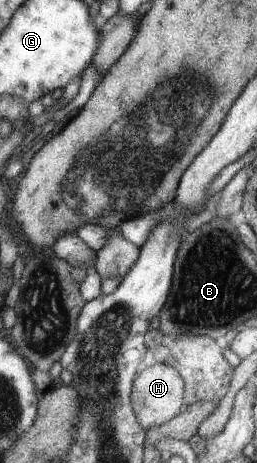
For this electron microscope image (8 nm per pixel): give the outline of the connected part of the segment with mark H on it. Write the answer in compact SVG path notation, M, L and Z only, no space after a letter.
M150 361L143 364L133 377L129 395L134 415L138 420L138 425L142 427L142 431L158 427L162 423L170 421L172 417L176 417L183 407L182 396L183 381L176 373L176 369Z

